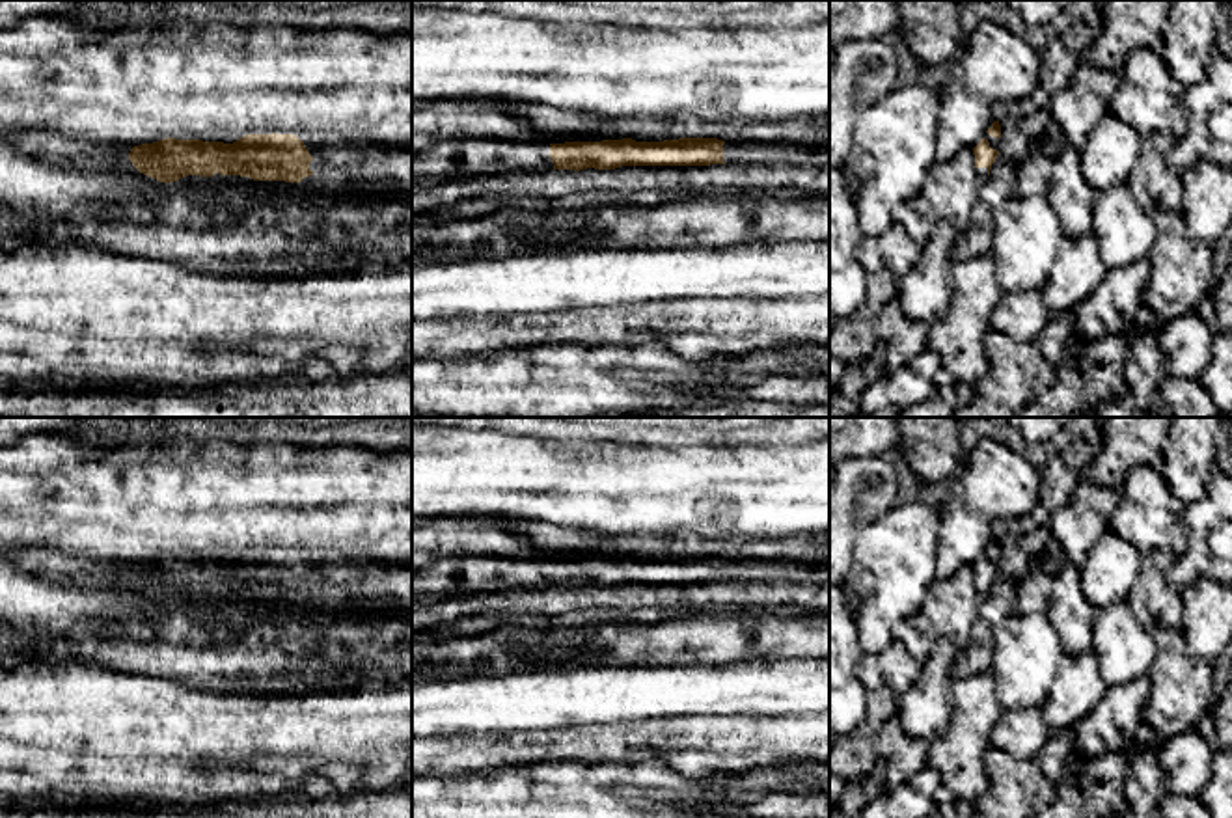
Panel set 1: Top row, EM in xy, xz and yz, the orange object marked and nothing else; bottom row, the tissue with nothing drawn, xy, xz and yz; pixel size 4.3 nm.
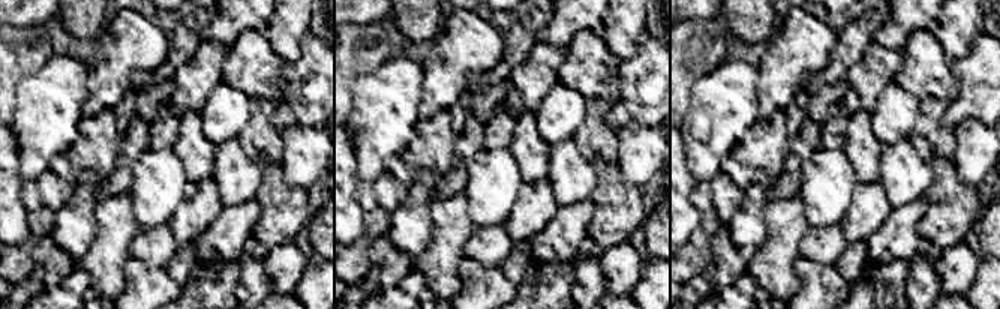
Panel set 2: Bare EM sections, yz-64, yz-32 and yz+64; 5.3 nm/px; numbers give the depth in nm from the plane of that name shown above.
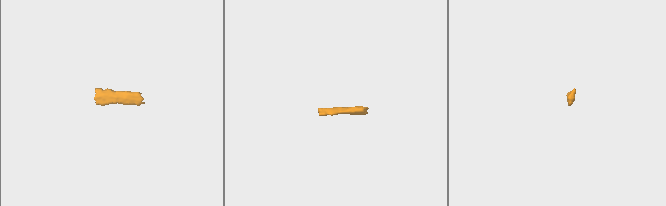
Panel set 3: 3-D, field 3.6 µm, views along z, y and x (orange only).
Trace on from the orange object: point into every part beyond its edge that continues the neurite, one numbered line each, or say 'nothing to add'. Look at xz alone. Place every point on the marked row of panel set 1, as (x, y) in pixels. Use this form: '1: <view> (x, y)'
1: xz (748, 151)
2: xz (466, 157)

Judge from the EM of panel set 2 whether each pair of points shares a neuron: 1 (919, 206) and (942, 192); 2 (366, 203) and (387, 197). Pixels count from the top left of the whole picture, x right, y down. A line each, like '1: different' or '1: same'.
1: different
2: same

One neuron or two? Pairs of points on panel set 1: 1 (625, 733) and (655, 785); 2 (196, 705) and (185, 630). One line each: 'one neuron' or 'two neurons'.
1: two neurons
2: two neurons

